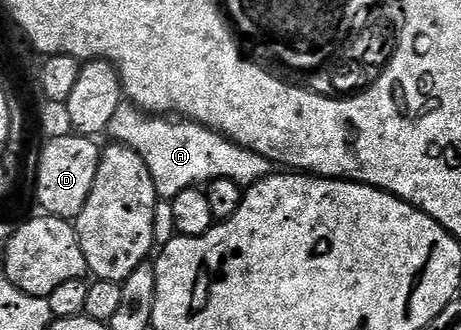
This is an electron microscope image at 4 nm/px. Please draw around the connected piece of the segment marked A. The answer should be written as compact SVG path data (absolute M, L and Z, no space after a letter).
M123 103L118 107L107 133L108 136L113 136L110 138L116 144L131 147L147 163L147 169L151 171L151 179L155 183L155 191L161 199L172 199L175 195L179 195L179 191L204 187L215 179L231 179L243 187L248 187L268 177L275 169L274 162L268 161L263 155L247 147L236 145L230 137L225 137L222 133L207 128L206 125L199 125L192 119L170 119L165 115L146 113L144 109L138 109L132 103Z

